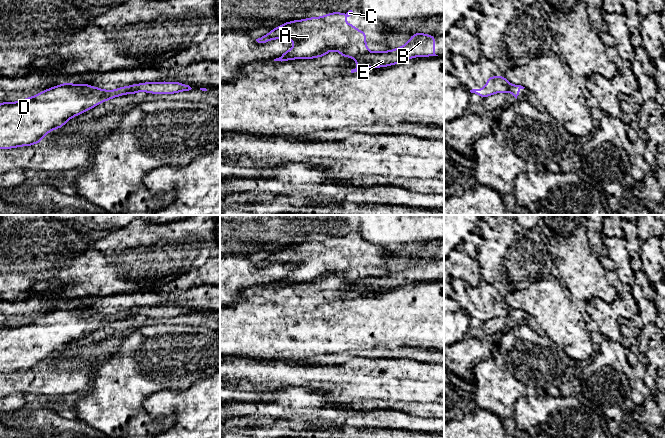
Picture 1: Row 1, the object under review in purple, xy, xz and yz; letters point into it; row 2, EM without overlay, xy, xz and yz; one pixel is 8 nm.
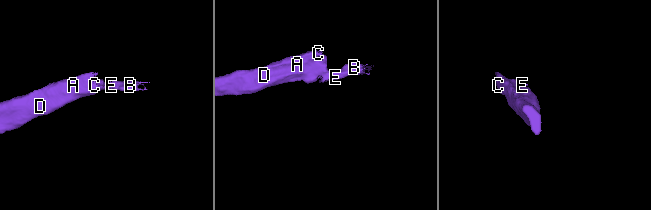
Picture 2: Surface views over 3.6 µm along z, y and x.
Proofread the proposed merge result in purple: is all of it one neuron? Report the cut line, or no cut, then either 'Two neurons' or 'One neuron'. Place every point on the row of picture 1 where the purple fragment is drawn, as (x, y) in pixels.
Split along xz (368, 52), (355, 59). Two neurons

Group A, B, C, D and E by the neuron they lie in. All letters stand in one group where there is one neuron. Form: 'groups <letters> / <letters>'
groups A C D / B E

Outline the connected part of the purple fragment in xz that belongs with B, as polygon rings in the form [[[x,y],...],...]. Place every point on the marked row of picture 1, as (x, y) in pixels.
[[[413,33],[412,37],[404,46],[389,51],[366,53],[355,59],[357,67],[352,69],[351,73],[369,67],[379,68],[399,64],[402,61],[414,57],[438,56],[434,52],[435,43],[435,36],[423,33]]]

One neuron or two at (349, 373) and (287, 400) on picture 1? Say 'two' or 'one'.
two

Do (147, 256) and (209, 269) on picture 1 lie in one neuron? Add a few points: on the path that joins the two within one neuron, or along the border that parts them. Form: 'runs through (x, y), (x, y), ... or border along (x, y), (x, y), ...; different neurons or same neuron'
border along (188, 269), (177, 276); different neurons

